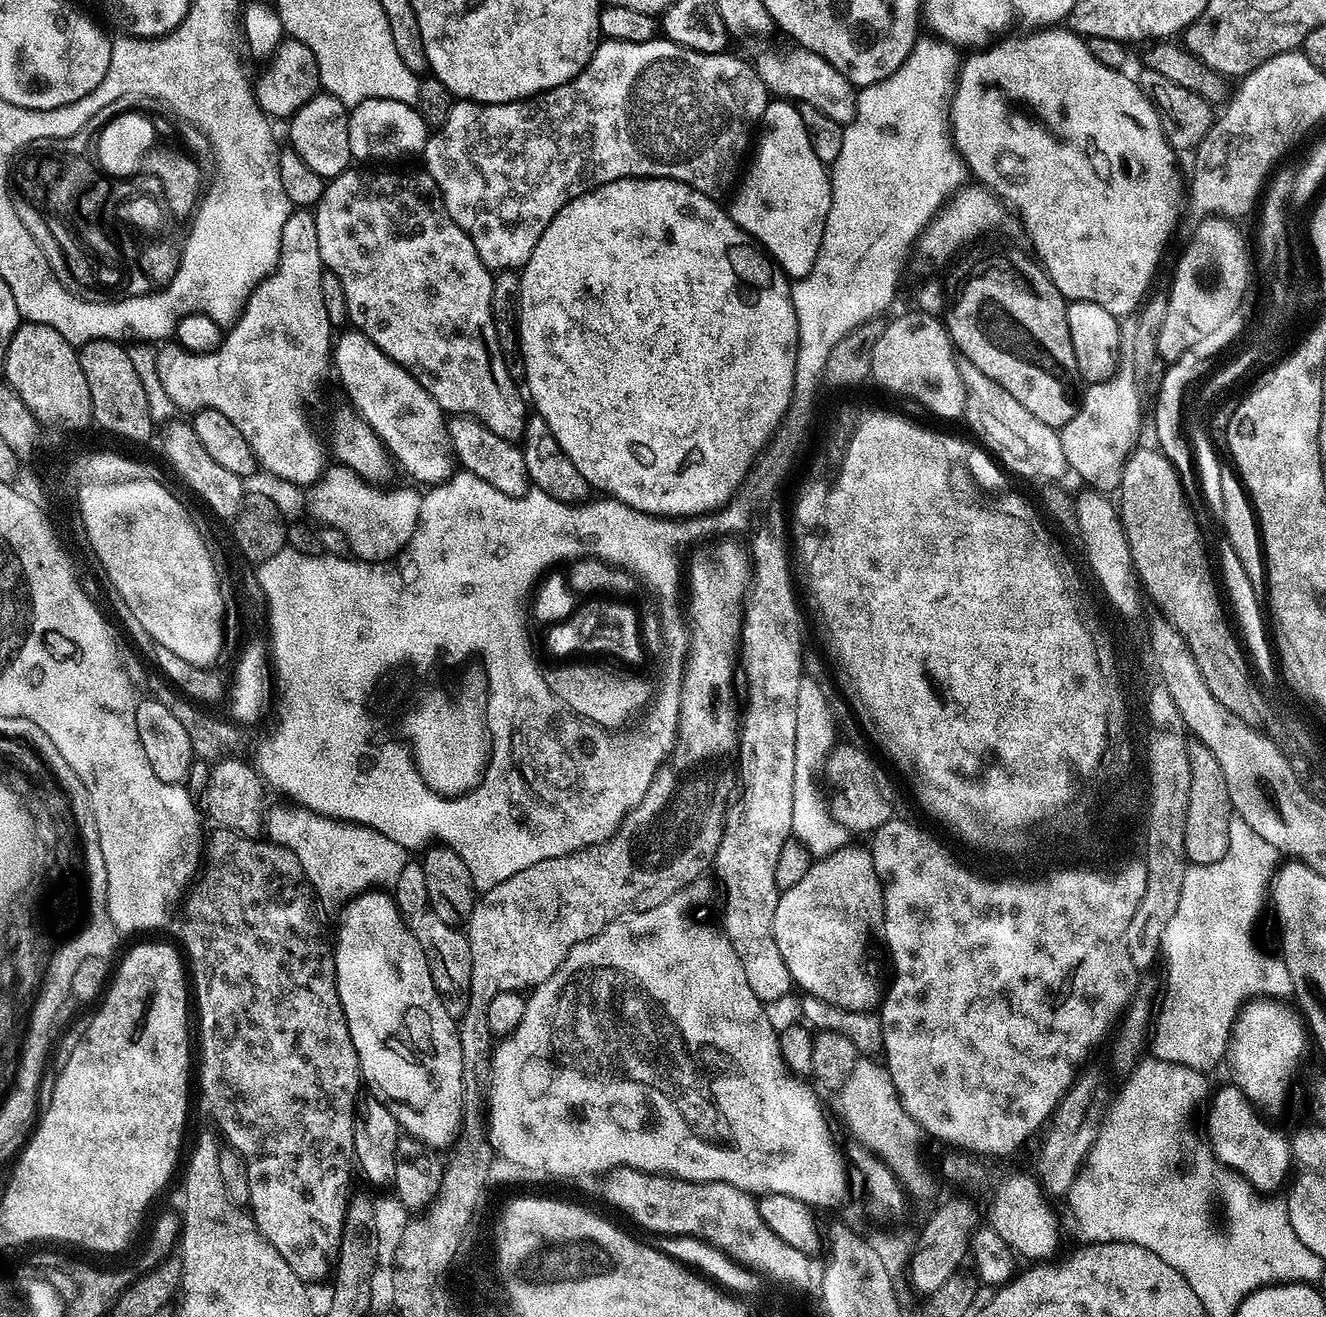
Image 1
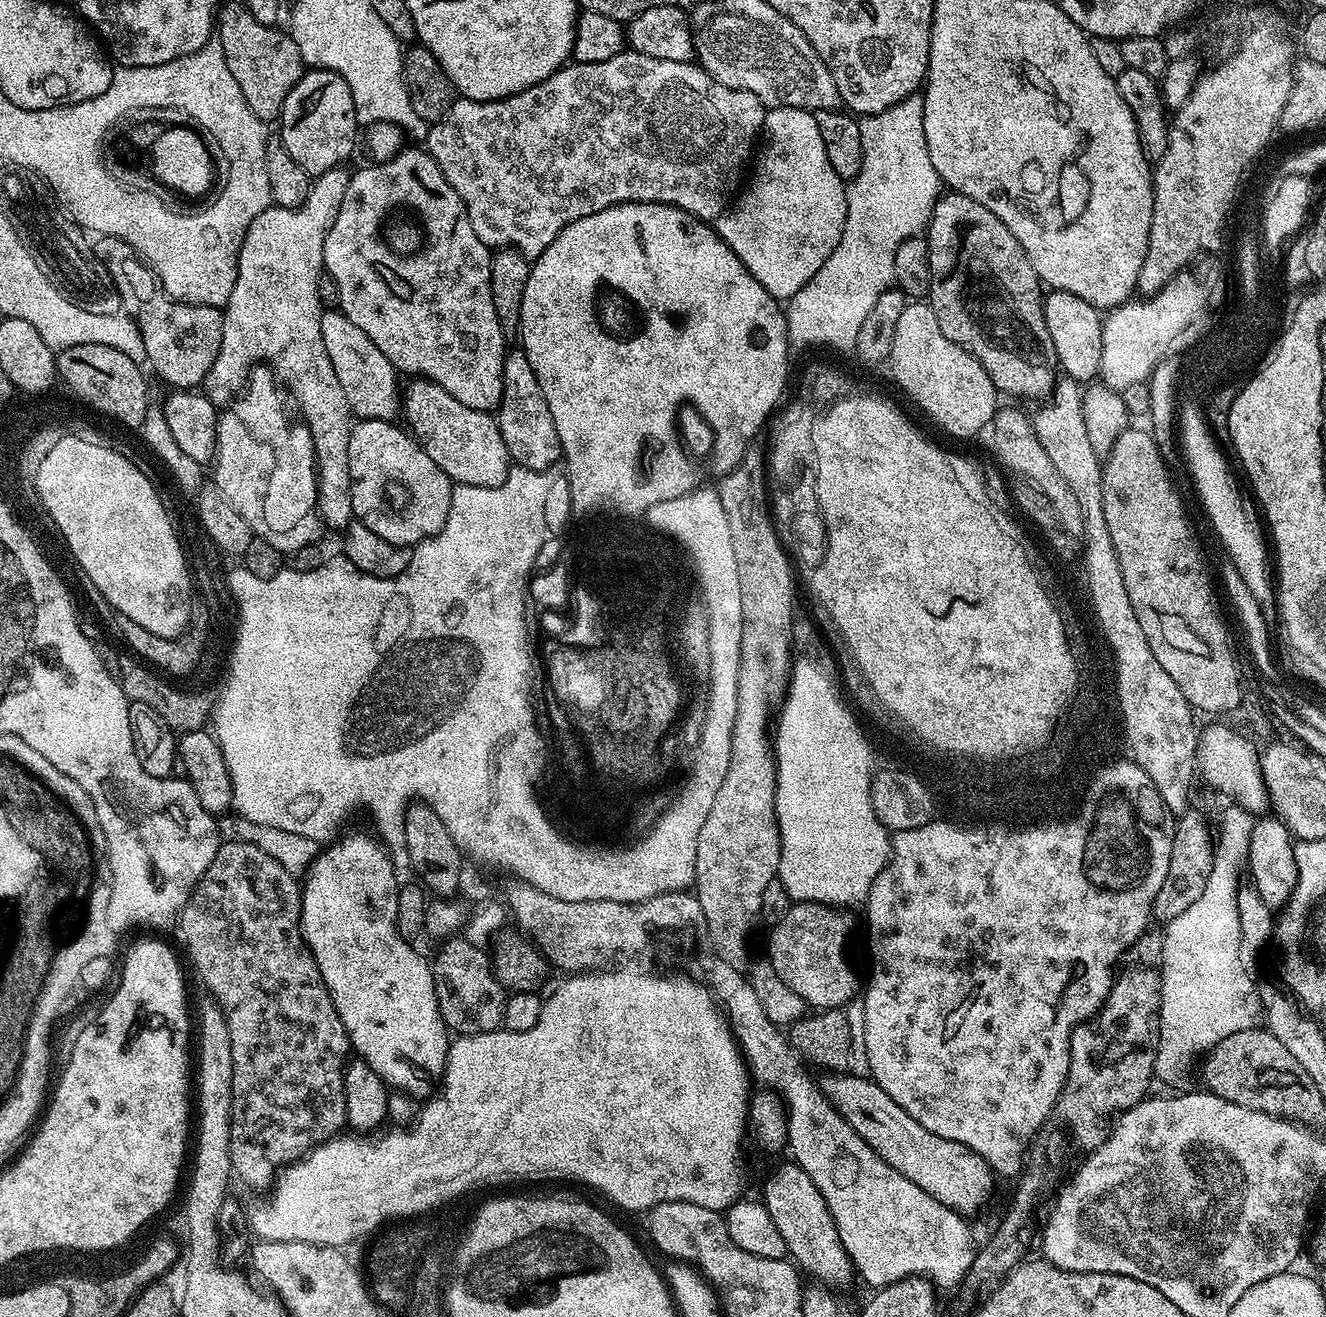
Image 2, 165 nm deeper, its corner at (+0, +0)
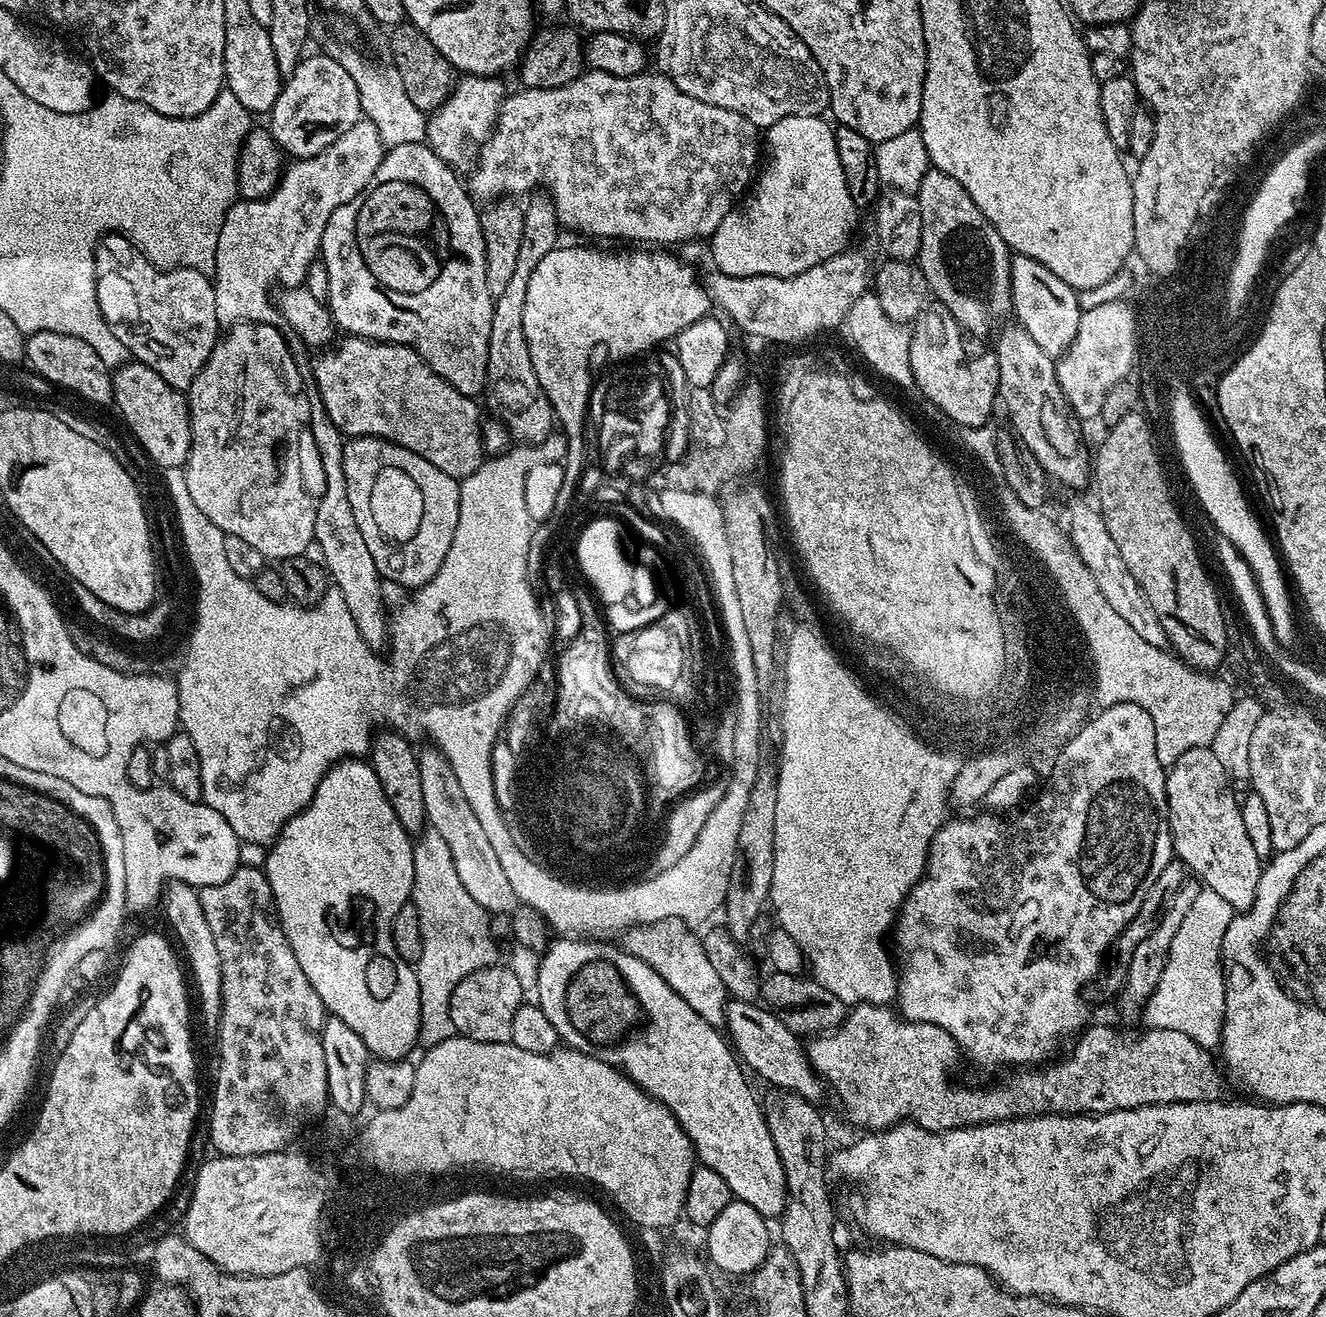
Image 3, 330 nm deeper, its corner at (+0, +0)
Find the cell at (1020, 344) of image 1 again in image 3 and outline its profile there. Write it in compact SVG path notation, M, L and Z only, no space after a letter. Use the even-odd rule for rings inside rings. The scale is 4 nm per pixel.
M929 167L914 195L918 198L918 206L922 206L922 246L918 263L922 274L926 274L929 293L943 311L949 312L957 320L965 333L986 335L988 328L995 329L1004 322L999 320L1012 316L1010 266L1013 253L1008 243L1002 238L1002 234L998 234L998 230L994 230L982 210L974 206L974 198L970 198L970 194L962 190L962 185L950 178L950 174L942 174L942 170Z

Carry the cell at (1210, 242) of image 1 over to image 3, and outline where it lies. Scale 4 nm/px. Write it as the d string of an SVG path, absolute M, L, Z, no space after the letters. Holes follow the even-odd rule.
M1111 299L1081 311L1074 342L1056 360L1056 385L1060 387L1063 403L1073 417L1081 416L1084 420L1099 417L1107 392L1129 375L1136 354L1138 358L1138 348L1132 342L1132 318L1128 308L1124 307L1123 299Z

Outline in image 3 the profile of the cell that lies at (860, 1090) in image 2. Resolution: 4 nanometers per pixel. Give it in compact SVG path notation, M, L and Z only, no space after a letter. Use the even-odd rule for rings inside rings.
M729 999L724 1006L723 1027L741 1065L749 1073L757 1072L762 1079L772 1083L773 1089L793 1092L804 1100L820 1102L823 1098L826 1085L813 1070L801 1037L789 1030L767 1007L750 1000Z

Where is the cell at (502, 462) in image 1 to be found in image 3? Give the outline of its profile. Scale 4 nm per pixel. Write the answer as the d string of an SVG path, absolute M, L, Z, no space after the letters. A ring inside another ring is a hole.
M349 335L343 339L323 349L312 368L312 376L316 379L315 391L341 434L348 438L377 436L389 440L426 458L426 462L438 466L442 474L457 478L474 474L474 470L480 468L486 459L486 451L481 432L481 405L473 397L454 390L450 382L433 372L432 367L406 344L384 344L381 340L363 340L360 336Z

